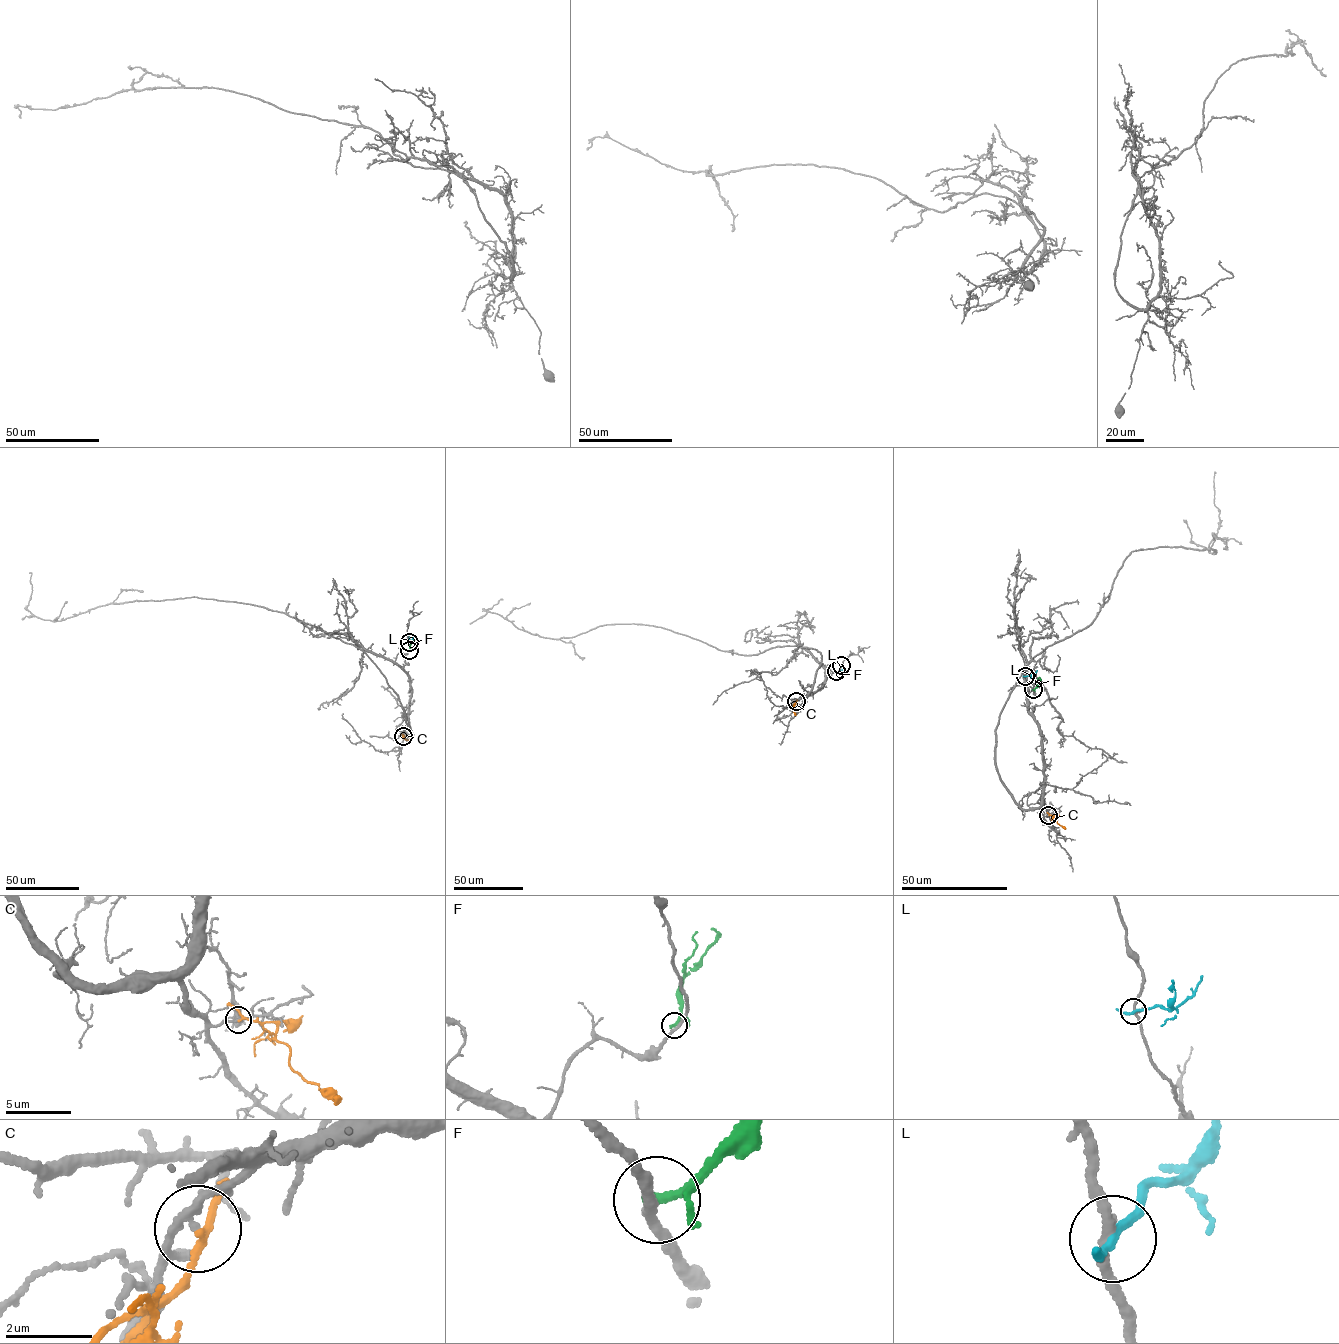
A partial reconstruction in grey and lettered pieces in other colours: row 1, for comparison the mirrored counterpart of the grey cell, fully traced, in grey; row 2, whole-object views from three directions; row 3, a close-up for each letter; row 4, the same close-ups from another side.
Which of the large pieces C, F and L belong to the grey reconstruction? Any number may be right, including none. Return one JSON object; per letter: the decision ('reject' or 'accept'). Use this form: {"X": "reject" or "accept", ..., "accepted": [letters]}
{"C": "reject", "F": "reject", "L": "reject", "accepted": []}

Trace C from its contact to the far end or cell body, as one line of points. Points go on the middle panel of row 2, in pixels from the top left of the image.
C: (796, 701), (795, 715)

